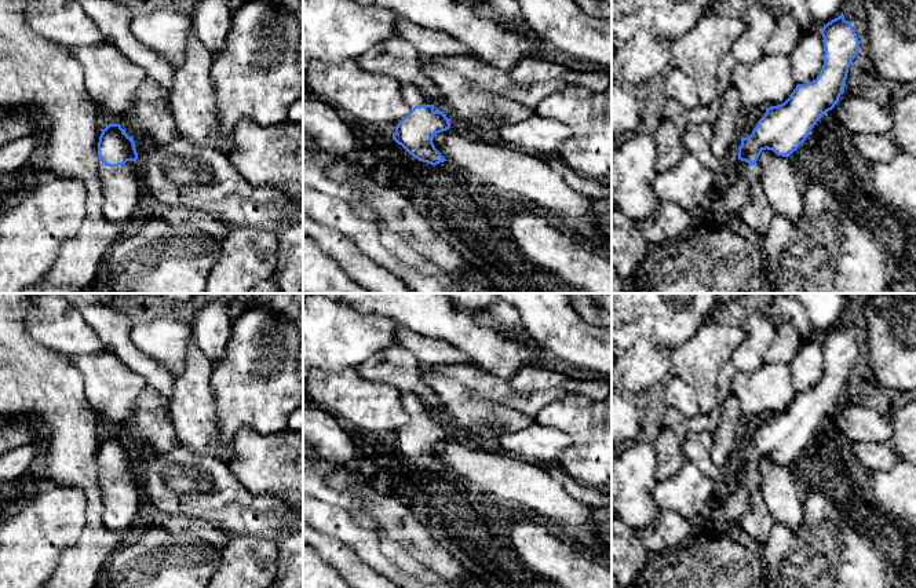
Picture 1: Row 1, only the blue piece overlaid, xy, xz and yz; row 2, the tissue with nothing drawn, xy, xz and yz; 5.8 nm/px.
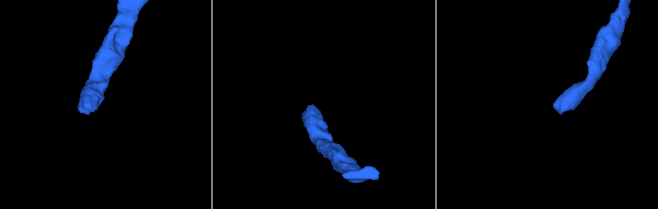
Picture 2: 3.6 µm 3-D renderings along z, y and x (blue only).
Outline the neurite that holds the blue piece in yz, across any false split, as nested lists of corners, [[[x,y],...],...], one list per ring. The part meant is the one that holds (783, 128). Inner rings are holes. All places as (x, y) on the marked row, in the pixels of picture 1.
[[[843,12],[824,25],[821,34],[825,54],[820,74],[811,83],[798,84],[784,103],[767,107],[752,134],[741,139],[731,176],[719,183],[700,208],[691,211],[704,227],[729,224],[741,216],[751,201],[752,185],[760,180],[760,153],[767,149],[788,158],[817,121],[839,102],[860,40]]]

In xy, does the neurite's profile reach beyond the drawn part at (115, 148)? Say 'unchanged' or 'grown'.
grown

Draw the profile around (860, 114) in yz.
[[[843,92],[832,109],[836,120],[854,134],[887,134],[893,129],[890,106]]]

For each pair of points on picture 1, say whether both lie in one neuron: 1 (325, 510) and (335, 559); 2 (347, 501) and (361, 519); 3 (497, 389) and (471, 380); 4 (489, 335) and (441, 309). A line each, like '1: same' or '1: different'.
1: different
2: same
3: same
4: same

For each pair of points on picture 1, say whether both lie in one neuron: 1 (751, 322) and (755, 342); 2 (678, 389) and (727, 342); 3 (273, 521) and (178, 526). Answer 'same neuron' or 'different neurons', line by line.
1: same neuron
2: different neurons
3: different neurons

